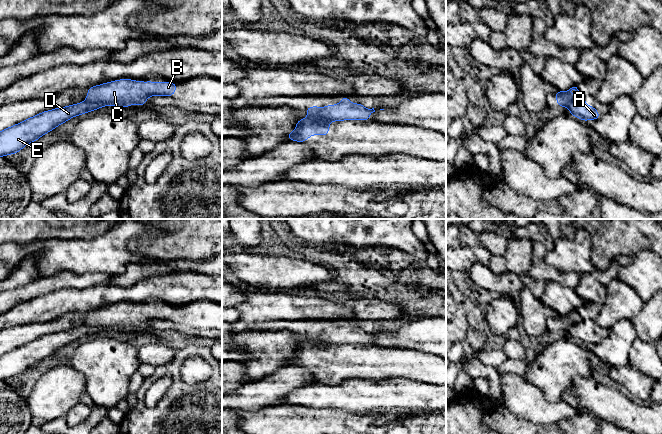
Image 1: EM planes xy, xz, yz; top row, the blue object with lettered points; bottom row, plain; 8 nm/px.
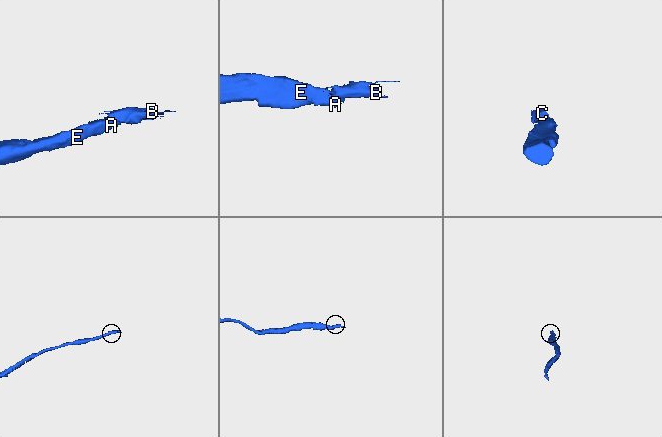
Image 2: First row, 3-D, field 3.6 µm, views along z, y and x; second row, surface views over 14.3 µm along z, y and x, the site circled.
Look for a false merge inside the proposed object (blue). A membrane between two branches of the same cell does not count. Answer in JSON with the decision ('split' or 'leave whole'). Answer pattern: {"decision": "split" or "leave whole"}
{"decision": "split"}

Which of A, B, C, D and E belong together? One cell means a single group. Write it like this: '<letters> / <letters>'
A D E / B C

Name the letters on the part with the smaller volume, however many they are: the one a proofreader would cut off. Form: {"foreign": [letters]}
{"foreign": ["B", "C"]}

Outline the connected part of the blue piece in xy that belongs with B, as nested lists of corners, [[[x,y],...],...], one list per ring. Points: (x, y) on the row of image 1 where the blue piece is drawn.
[[[118,79],[87,88],[85,102],[102,106],[129,107],[132,104],[143,106],[150,96],[169,97],[175,94],[178,83],[166,81],[136,81]]]

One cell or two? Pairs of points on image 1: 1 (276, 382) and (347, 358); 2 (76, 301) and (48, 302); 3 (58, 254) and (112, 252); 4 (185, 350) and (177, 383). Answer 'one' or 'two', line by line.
1: two
2: one
3: one
4: one

